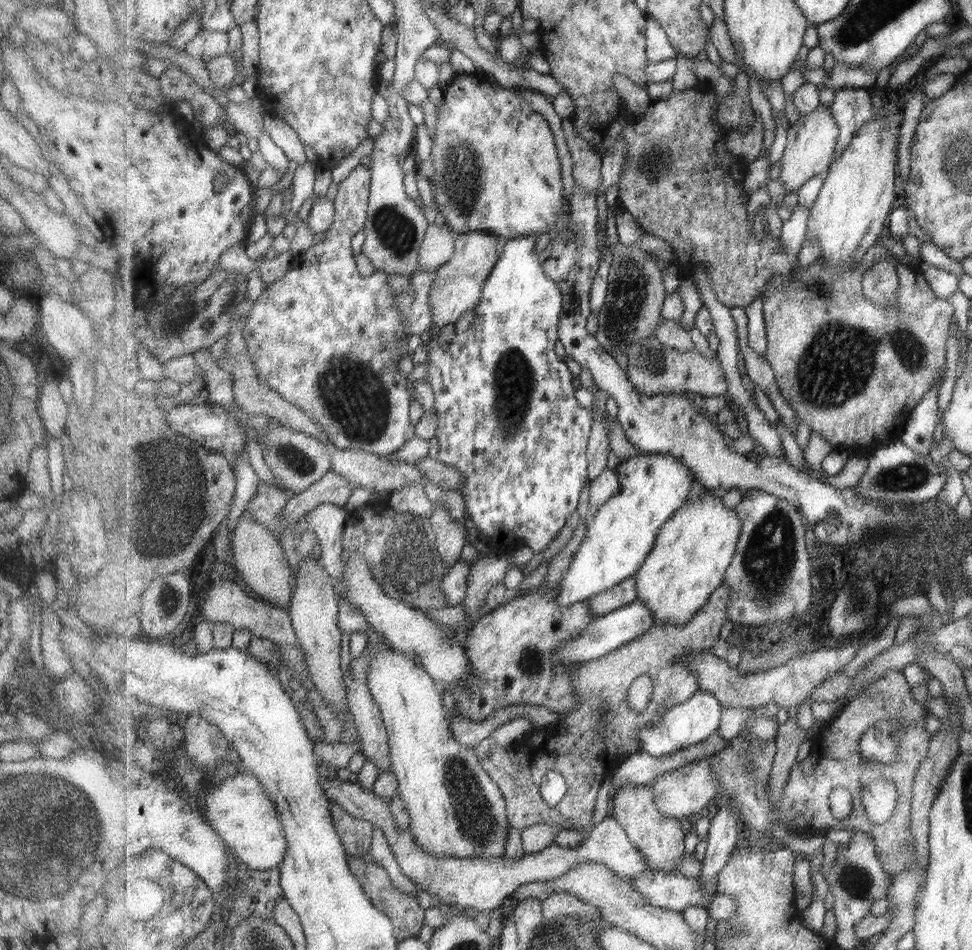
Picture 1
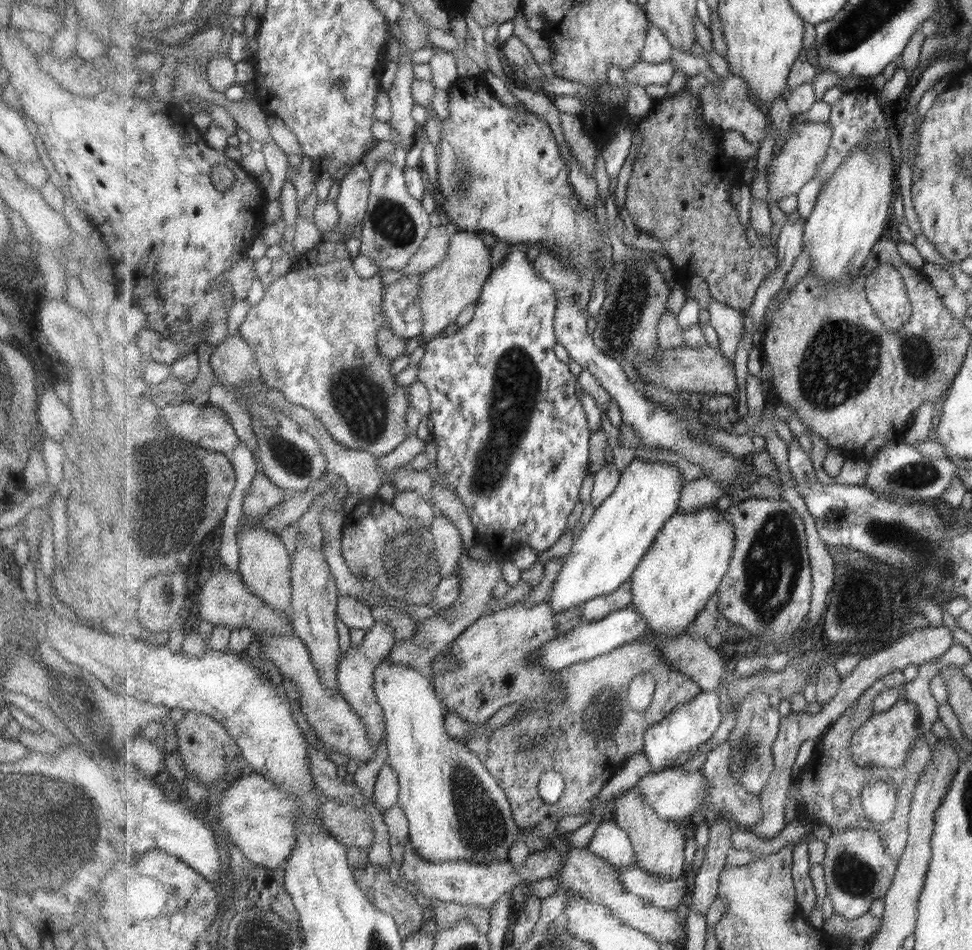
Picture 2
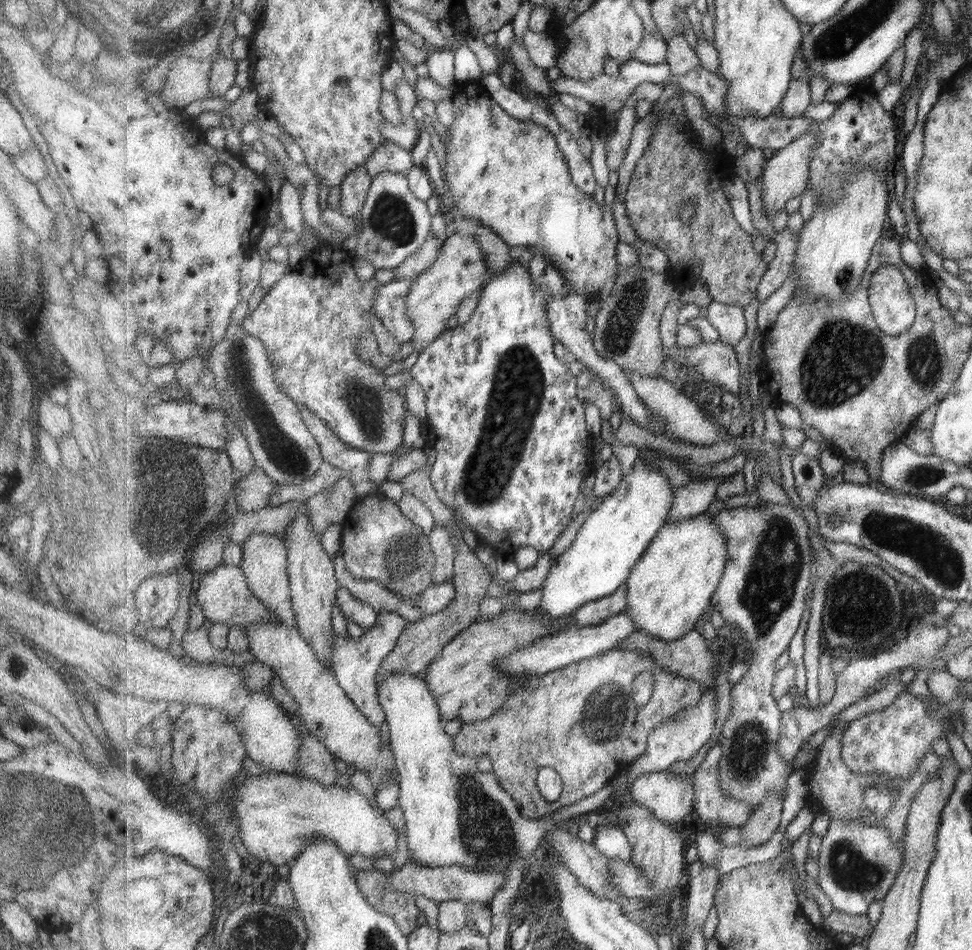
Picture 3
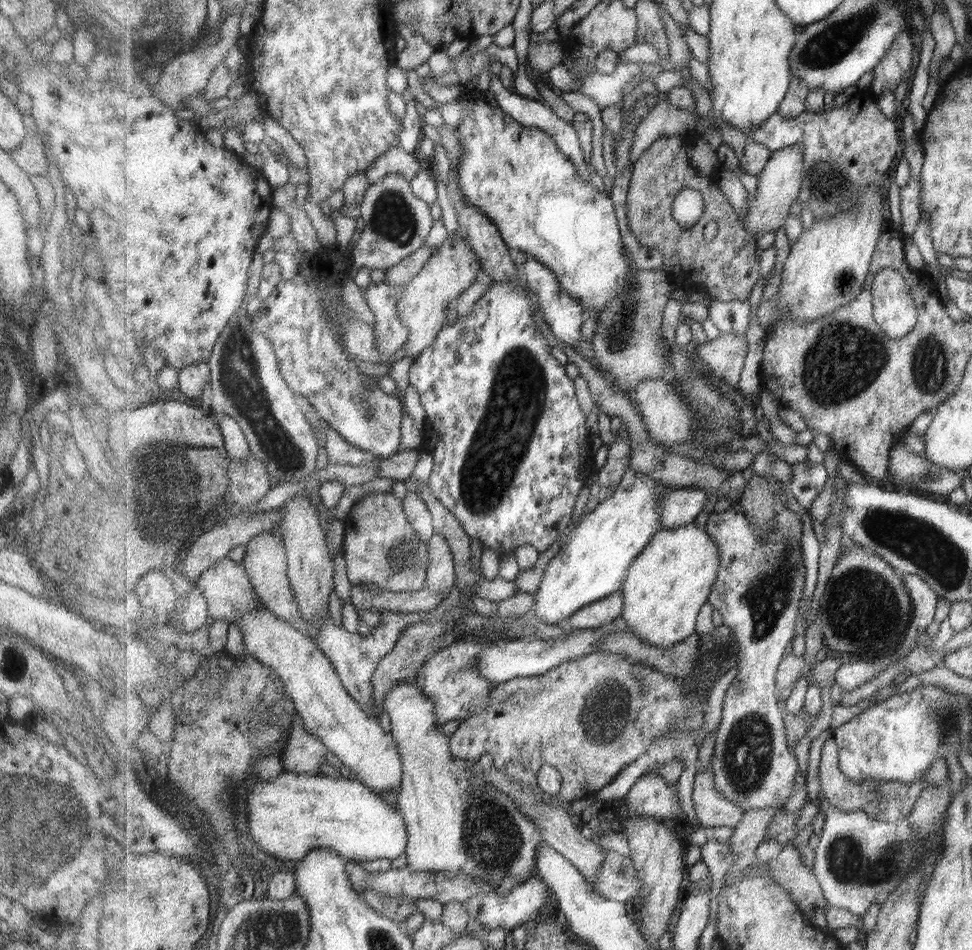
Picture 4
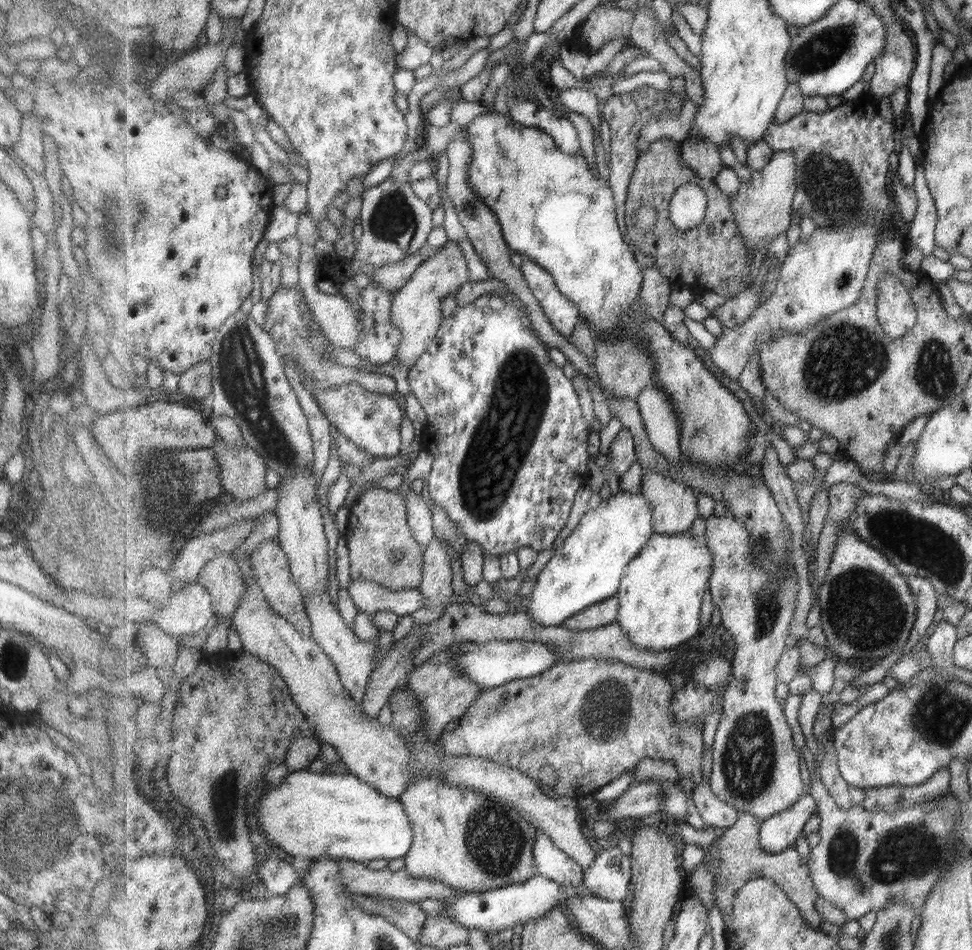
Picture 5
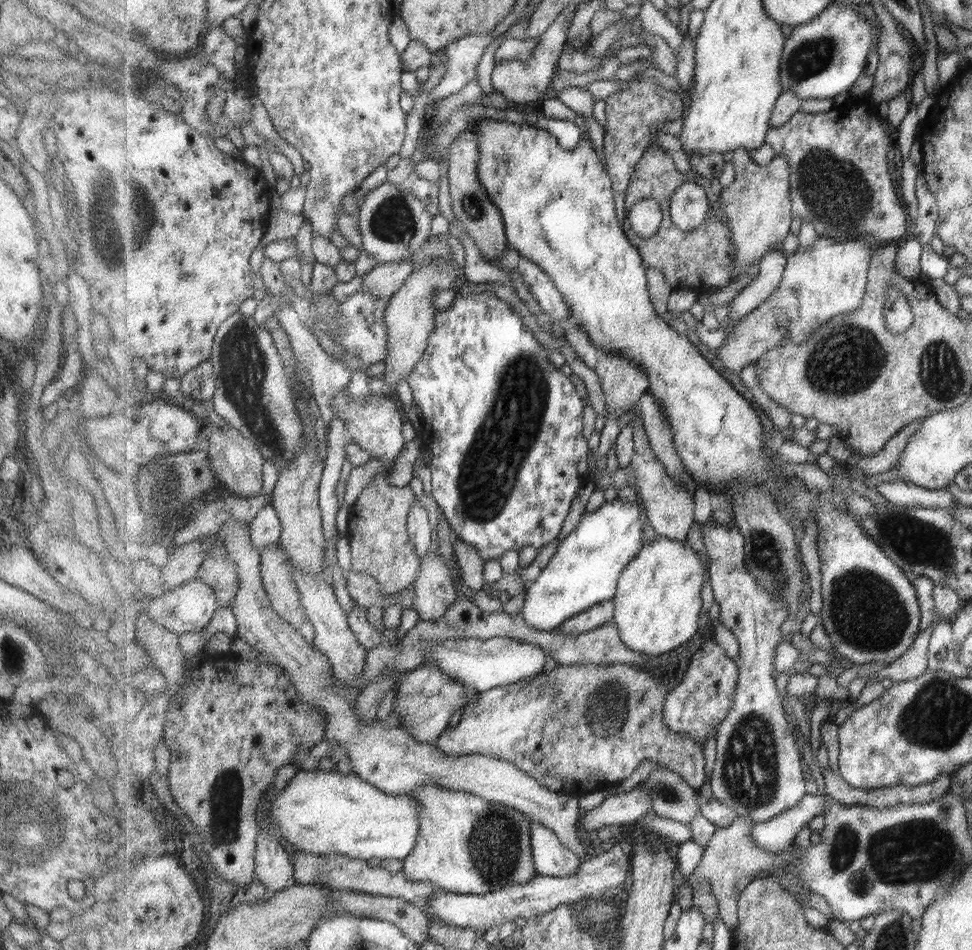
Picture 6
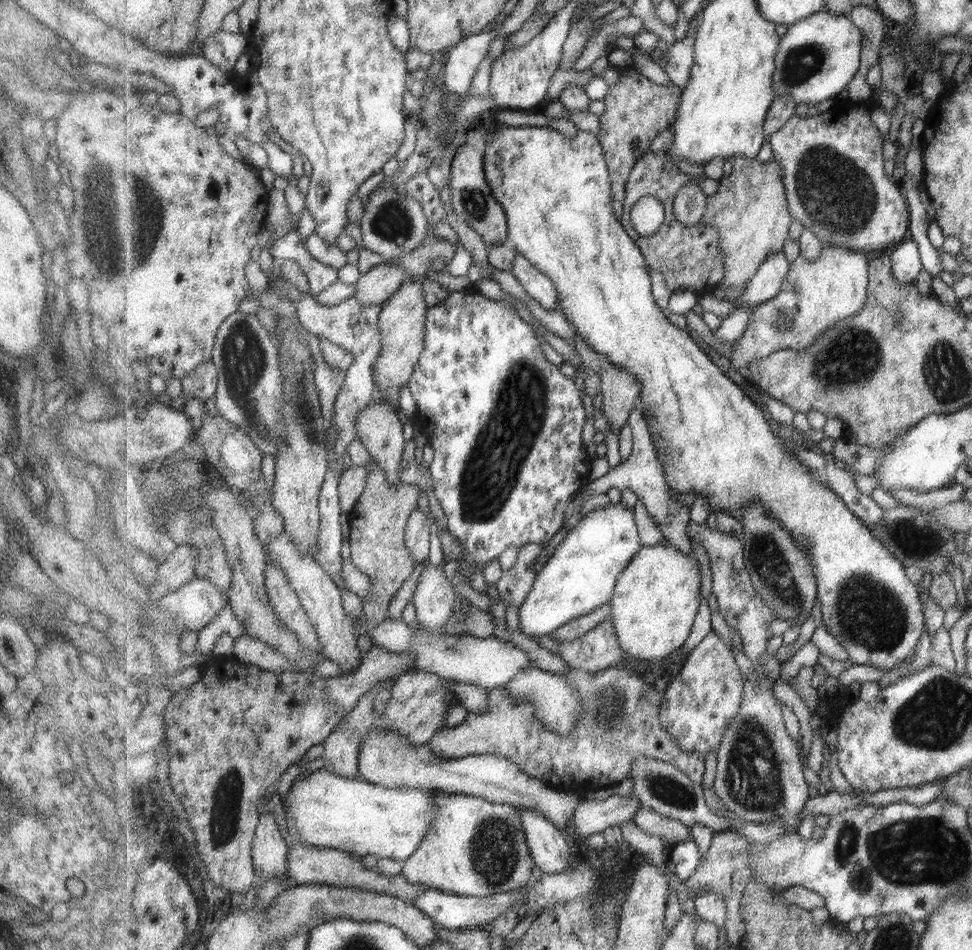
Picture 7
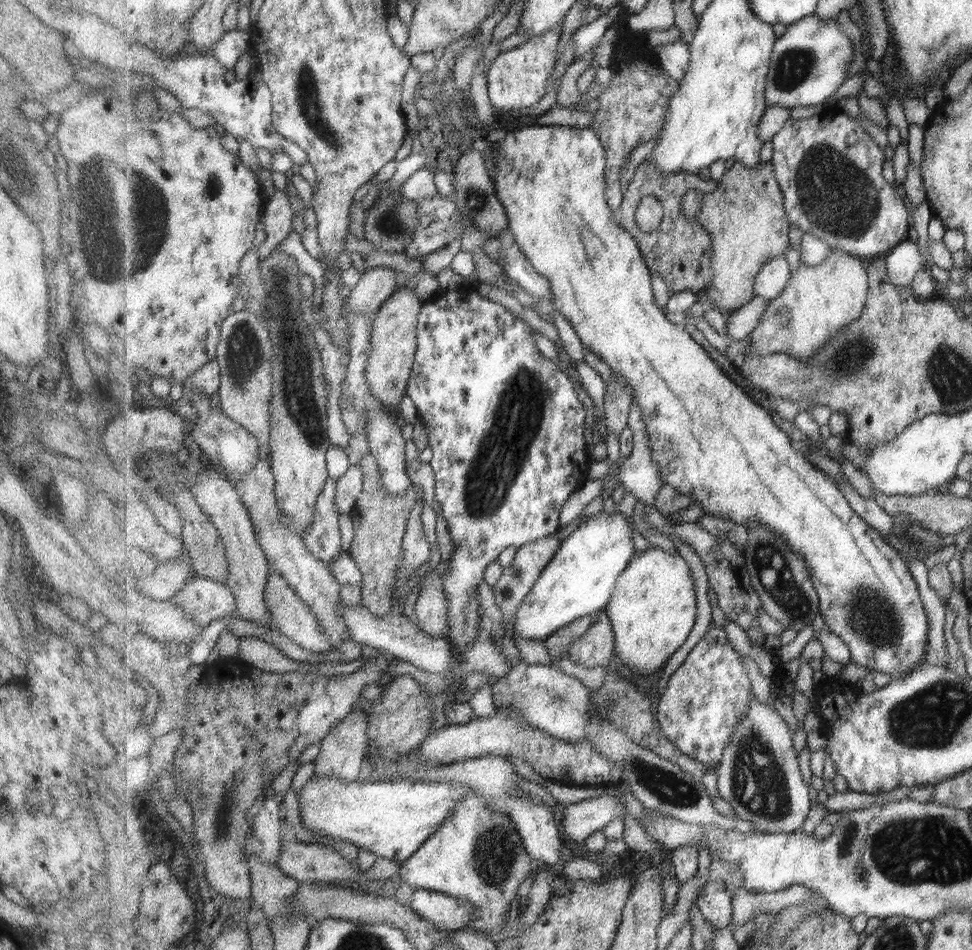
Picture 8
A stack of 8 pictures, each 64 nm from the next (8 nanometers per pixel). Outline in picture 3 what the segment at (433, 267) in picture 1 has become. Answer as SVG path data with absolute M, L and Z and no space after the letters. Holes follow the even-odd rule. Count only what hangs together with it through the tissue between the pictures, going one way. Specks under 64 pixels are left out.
M432 235L412 254L401 266L393 269L395 272L394 280L402 281L416 279L423 274L428 268L438 261L440 252L442 251L445 240L435 238Z

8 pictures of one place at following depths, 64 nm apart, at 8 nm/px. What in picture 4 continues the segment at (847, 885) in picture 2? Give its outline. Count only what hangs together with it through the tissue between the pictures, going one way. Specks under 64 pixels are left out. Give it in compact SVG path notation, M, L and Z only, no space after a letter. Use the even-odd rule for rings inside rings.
M828 729L822 731L810 743L806 767L807 798L819 806L819 813L824 816L819 843L814 849L813 874L832 906L839 907L862 917L874 905L882 905L890 894L897 890L903 880L915 870L921 872L920 902L924 891L929 886L929 880L934 877L935 868L943 858L945 845L943 834L949 824L949 810L942 818L942 826L932 836L919 837L915 827L911 825L911 815L897 823L875 819L865 811L839 811L831 804L831 799L825 797L821 790L820 760L824 742L833 736Z

